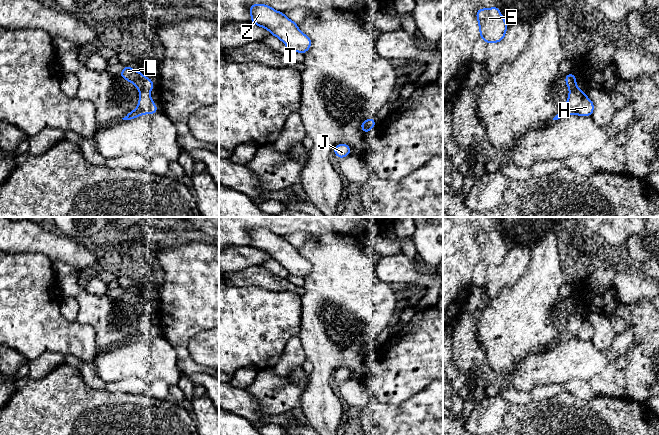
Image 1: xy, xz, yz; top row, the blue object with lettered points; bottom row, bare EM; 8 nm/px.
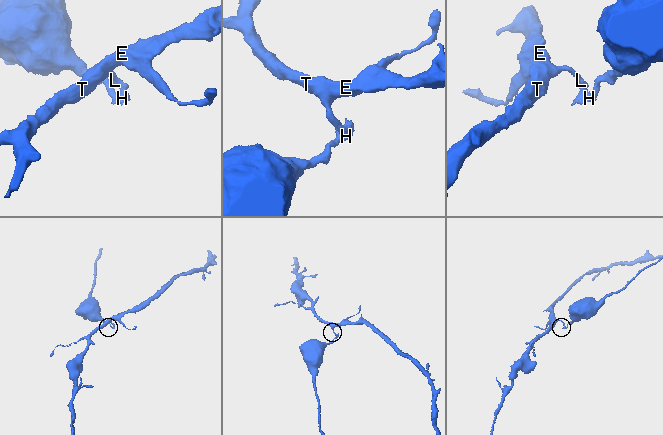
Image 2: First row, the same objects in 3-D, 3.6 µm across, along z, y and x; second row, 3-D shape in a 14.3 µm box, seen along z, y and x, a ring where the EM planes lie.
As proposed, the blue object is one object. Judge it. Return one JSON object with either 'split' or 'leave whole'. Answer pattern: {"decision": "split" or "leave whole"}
{"decision": "split"}

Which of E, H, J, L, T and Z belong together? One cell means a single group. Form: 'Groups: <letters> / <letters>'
Groups: E L T Z / H J

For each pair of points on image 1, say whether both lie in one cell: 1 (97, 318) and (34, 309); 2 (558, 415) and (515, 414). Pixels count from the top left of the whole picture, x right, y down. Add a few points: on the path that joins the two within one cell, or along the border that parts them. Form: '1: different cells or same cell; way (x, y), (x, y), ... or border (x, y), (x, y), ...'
1: different cells; border (76, 321), (88, 324), (96, 336)
2: same cell; way (547, 415), (526, 415)

